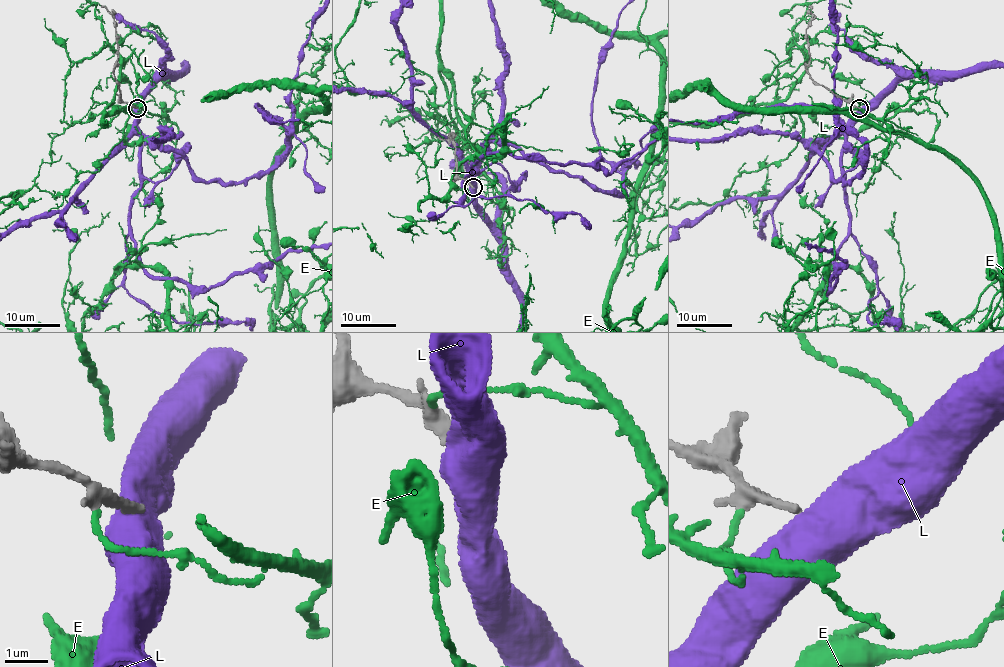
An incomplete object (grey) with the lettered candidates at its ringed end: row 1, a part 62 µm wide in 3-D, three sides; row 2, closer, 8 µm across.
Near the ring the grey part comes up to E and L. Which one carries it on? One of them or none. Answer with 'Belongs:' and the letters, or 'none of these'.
Belongs: none of these

